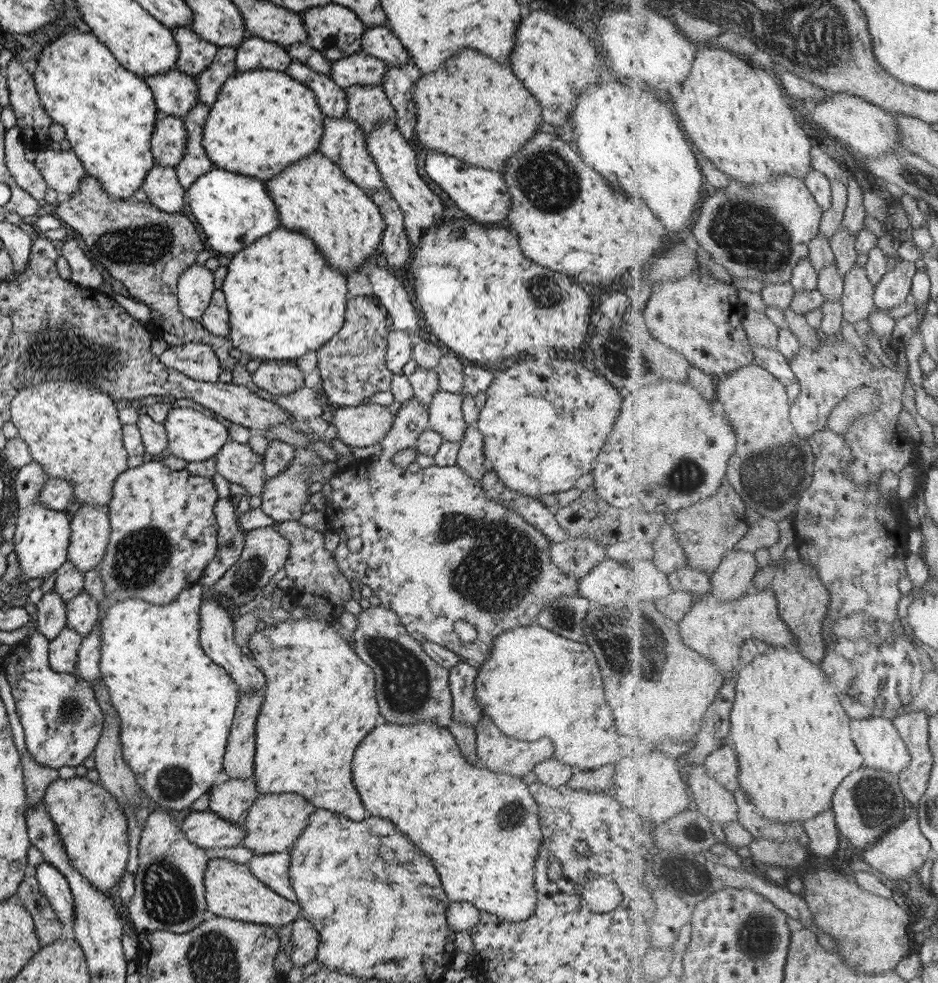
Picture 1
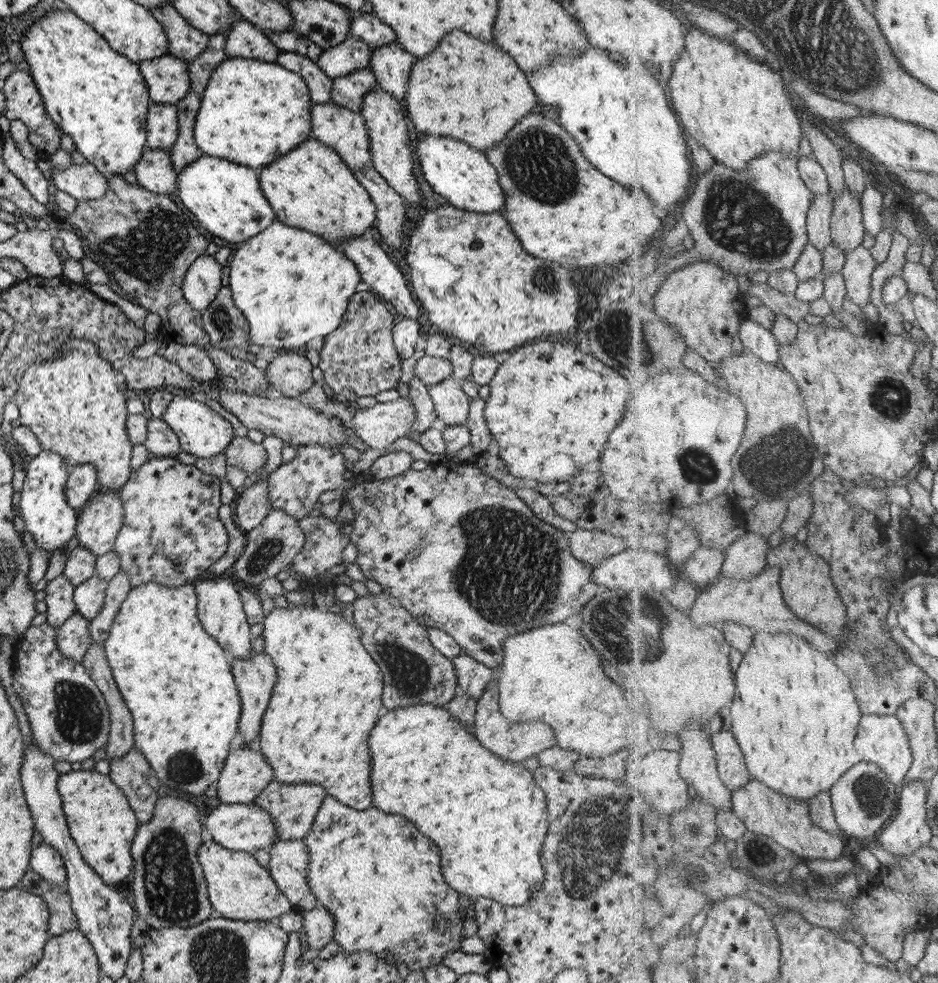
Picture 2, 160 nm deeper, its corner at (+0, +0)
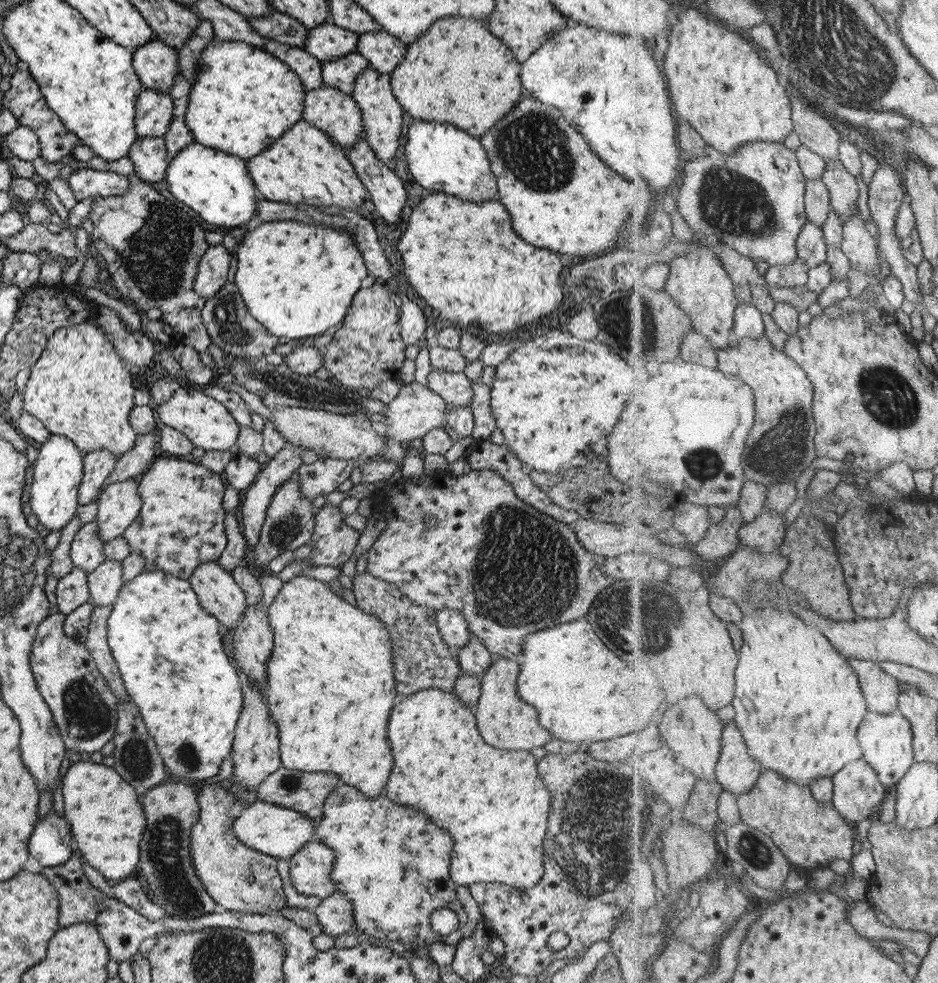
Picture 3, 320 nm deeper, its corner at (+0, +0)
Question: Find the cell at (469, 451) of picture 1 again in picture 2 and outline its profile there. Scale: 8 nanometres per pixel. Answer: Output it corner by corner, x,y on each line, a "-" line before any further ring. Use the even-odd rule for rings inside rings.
479,396
471,400
467,419
463,422
468,428
469,444
475,457
493,448
491,445
491,433
485,424
485,419
483,419
483,406
484,402

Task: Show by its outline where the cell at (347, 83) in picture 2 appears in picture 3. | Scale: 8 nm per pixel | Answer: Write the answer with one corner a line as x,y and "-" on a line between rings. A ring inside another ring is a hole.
357,52
347,53
337,59
321,61
322,84
350,95
355,77
367,66
369,66
367,60

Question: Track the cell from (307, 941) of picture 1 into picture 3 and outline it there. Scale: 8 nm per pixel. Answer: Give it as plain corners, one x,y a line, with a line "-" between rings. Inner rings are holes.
331,894
321,899
321,904
313,910
321,934
335,938
348,933
353,928
353,911
351,904
343,894

